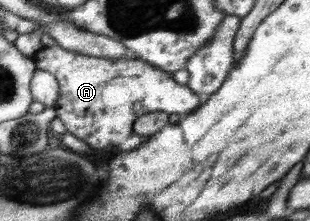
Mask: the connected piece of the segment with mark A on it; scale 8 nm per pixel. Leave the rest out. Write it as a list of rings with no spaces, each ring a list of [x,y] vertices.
[[[56,44],[42,47],[30,57],[38,69],[51,72],[58,81],[60,92],[54,108],[58,113],[57,117],[65,124],[66,130],[92,146],[102,146],[102,148],[104,146],[118,146],[118,142],[122,138],[132,134],[132,124],[142,114],[162,111],[169,115],[178,114],[183,117],[192,114],[203,104],[203,98],[198,93],[192,92],[188,85],[176,84],[174,79],[170,80],[166,76],[164,69],[159,69],[144,59],[111,59],[88,56],[70,52]]]

